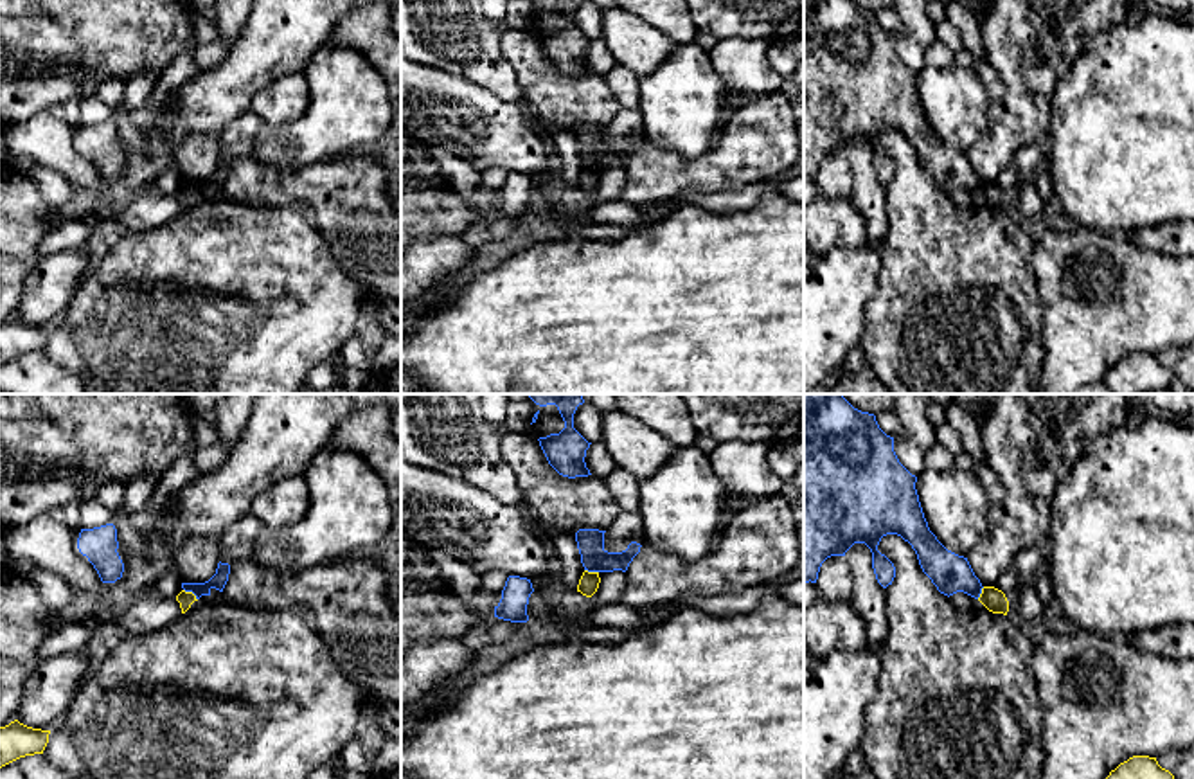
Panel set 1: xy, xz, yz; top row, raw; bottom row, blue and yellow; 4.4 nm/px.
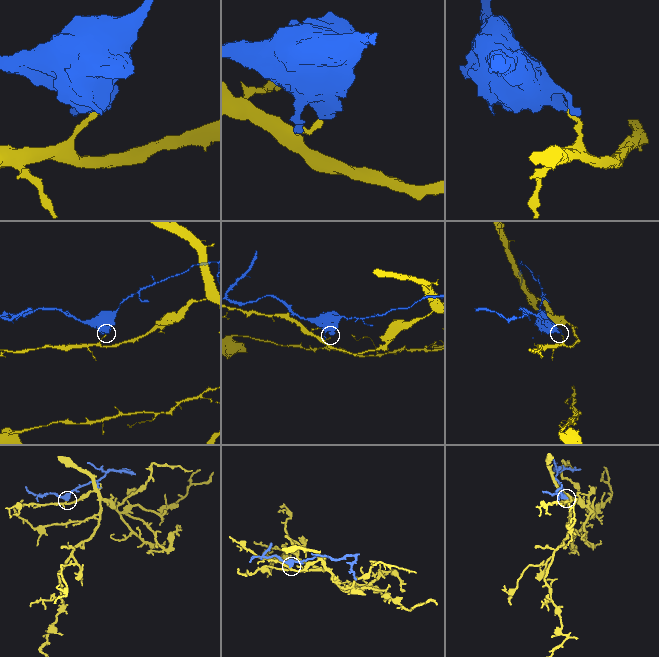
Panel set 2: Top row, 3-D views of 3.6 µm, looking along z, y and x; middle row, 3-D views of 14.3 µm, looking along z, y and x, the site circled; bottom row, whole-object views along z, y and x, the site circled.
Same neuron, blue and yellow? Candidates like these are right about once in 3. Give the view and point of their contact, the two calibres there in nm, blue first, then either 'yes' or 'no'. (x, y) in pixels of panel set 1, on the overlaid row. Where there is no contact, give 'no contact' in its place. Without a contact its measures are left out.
xy (191, 590) | 70/70 nm | no

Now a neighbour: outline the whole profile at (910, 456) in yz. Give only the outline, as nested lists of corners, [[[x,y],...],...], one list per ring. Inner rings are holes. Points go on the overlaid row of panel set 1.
[[[897,434],[894,437],[894,452],[899,462],[915,477],[924,470],[924,450],[917,446],[912,439]]]

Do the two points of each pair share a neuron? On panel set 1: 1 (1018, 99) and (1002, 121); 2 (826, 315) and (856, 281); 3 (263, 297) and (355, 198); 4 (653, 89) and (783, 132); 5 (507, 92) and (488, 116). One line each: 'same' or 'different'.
1: same
2: same
3: different
4: different
5: different

